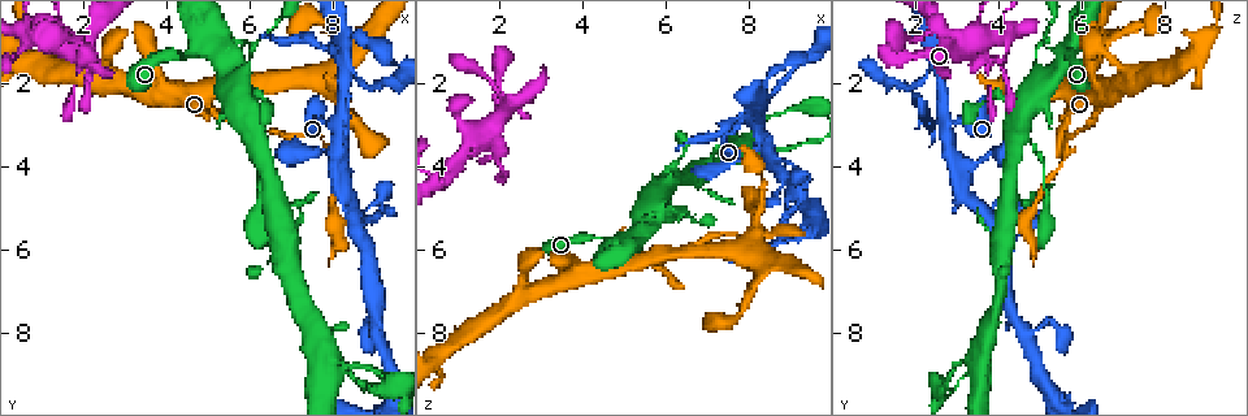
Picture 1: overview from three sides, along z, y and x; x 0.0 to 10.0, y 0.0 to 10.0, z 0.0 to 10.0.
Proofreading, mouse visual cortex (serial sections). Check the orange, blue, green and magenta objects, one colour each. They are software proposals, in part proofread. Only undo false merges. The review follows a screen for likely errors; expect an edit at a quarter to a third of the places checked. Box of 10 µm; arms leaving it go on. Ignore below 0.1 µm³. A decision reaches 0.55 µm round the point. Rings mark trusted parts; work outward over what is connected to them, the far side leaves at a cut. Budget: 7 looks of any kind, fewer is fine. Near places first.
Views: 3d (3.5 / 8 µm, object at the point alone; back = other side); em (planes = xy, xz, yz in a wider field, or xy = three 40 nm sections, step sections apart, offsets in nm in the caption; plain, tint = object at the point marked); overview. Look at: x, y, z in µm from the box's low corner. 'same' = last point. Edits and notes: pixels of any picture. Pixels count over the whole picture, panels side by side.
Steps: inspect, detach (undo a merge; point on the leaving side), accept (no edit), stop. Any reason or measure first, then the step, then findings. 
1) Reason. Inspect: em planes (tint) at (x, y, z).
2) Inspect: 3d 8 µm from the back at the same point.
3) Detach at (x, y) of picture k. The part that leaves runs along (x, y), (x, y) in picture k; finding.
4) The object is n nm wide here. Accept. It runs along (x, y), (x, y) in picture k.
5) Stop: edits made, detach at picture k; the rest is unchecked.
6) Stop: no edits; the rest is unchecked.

Sharp bend. Inspect: 3d 3.5 µm from the back at (7.95, 3.50, 5.75).

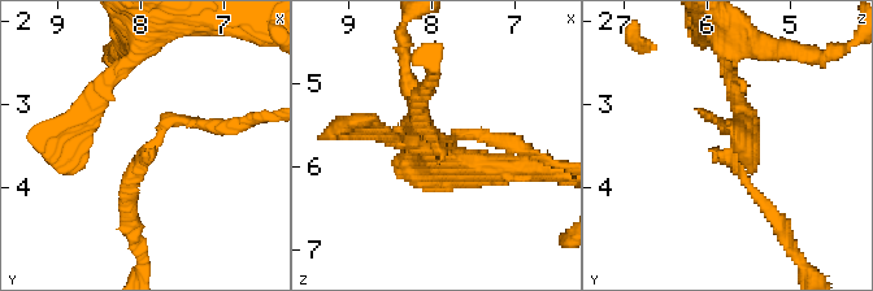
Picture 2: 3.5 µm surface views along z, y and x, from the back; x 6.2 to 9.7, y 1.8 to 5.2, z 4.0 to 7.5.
The arms are 150, 200 nm wide; shape alone is not enough. Inspect: em xy step 1 (tint) at (7.90, 3.45, 5.70).

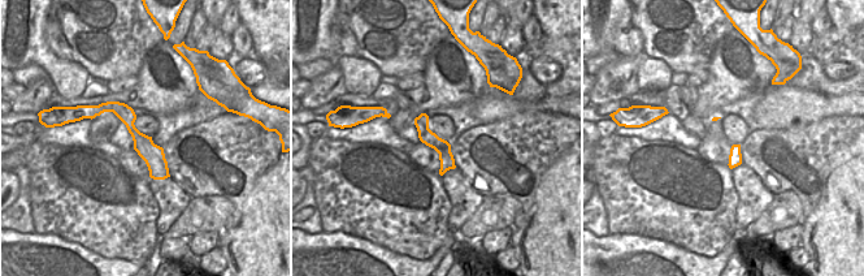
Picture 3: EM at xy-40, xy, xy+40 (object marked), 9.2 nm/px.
The object is 140 nm wide here. Accept. It runs along (95, 112), (116, 107), (165, 173) in picture 3; continuous, no second cell.

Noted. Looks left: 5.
Thick turns thin. Inspect: 3d 8 µm at (8.55, 5.30, 3.85).

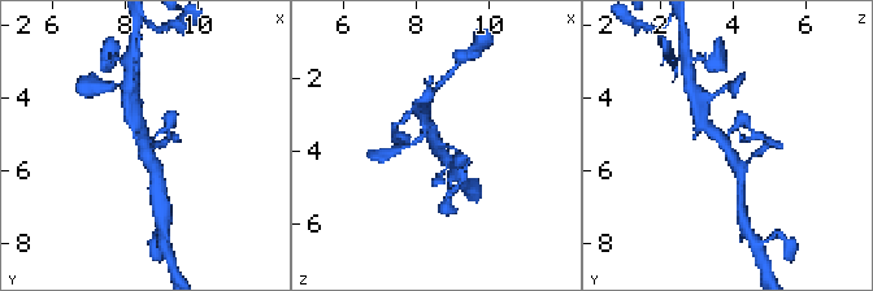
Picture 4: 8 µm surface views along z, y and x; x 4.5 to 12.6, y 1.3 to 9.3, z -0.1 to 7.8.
3 arms meet here; the arms are 100, 300, 300 nm wide. Inspect: em planes (tint) at the same point.

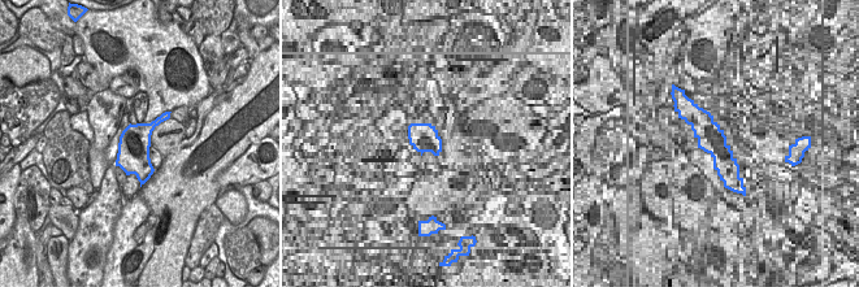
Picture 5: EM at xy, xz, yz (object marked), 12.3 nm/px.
Detach at (739, 121) of picture 4. A border runs along (152, 121), (159, 124) in picture 5; a second cell is stuck on.

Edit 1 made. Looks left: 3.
Four arms meet. Inspect: 3d 3.5 µm from the back at (8.30, 1.55, 2.60).

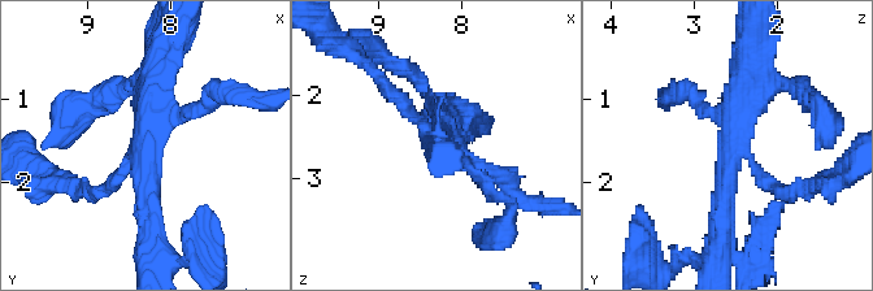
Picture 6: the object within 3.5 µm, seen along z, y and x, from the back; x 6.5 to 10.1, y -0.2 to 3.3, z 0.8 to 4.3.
Inspect: em xy step 1 (tint) at (8.30, 1.65, 2.55).

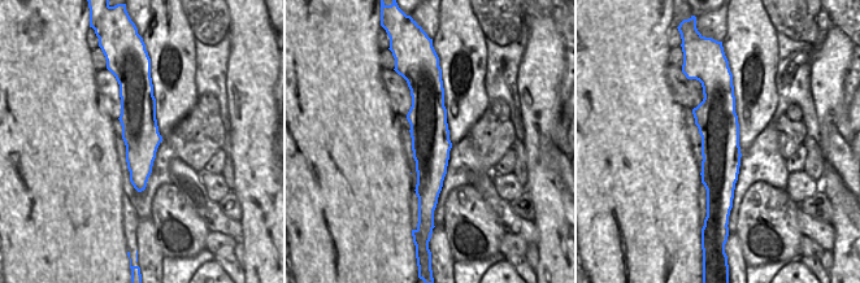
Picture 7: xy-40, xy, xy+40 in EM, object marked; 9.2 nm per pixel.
Accept. It runs along (722, 238), (732, 122), (746, 66) in picture 6; one cell here.

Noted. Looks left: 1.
Stop: edits made, detach at picture 4; the rest is unchecked.

